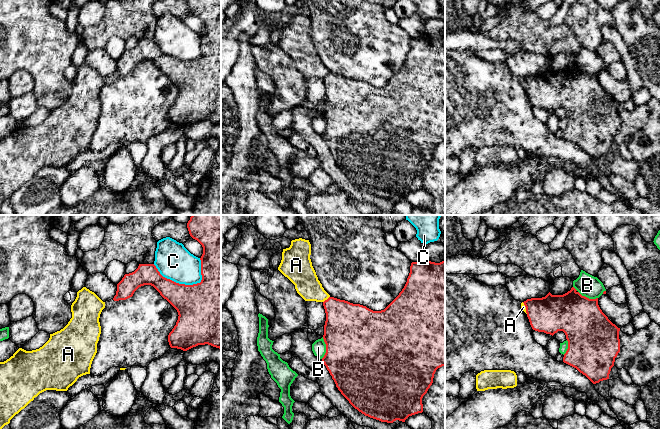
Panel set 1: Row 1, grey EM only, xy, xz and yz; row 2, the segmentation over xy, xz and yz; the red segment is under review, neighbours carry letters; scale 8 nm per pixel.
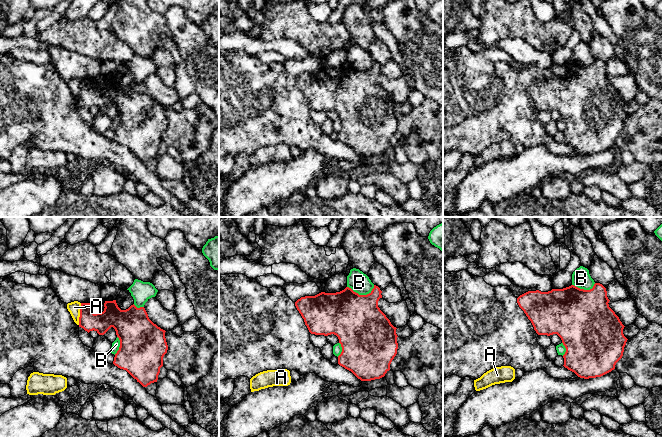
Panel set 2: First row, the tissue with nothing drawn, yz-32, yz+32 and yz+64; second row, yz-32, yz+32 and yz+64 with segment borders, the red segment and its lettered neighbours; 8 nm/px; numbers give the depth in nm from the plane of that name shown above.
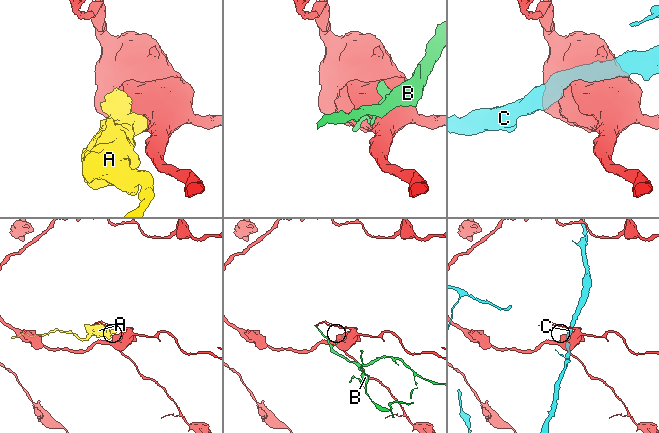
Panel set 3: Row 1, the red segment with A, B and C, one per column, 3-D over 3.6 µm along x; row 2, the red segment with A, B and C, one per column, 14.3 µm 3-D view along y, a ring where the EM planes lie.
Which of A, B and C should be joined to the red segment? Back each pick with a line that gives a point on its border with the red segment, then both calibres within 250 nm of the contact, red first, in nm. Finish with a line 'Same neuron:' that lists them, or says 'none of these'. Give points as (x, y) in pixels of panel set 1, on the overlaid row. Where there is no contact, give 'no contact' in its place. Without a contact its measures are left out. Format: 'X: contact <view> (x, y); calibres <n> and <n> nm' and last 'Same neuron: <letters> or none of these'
Same neuron: none of these

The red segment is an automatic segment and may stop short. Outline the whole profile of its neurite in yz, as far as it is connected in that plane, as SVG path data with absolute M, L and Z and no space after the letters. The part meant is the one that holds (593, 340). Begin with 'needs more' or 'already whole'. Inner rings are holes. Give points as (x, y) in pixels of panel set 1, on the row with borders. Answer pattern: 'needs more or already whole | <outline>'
already whole | M574 287L563 295L550 292L542 298L531 298L523 302L533 330L554 335L563 331L568 341L568 349L563 362L576 368L593 384L609 379L615 358L620 352L619 331L598 305L598 298L582 296Z

